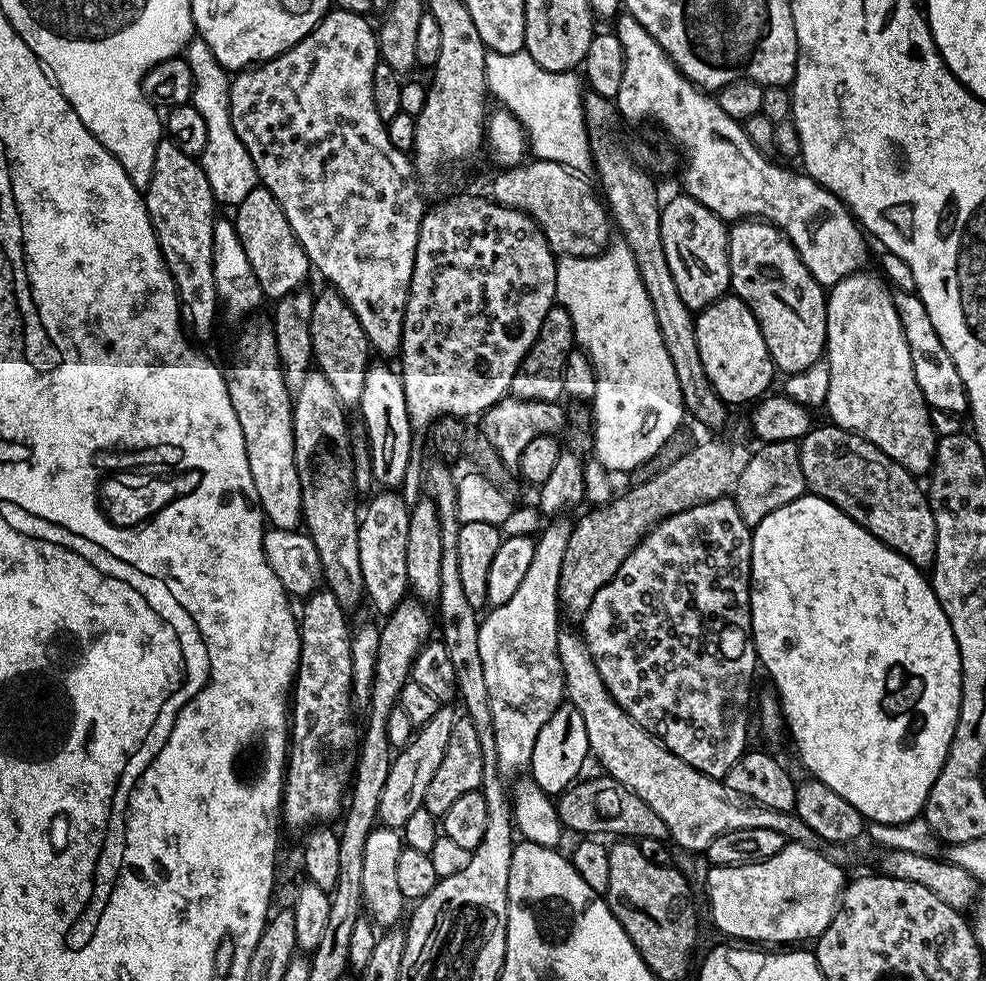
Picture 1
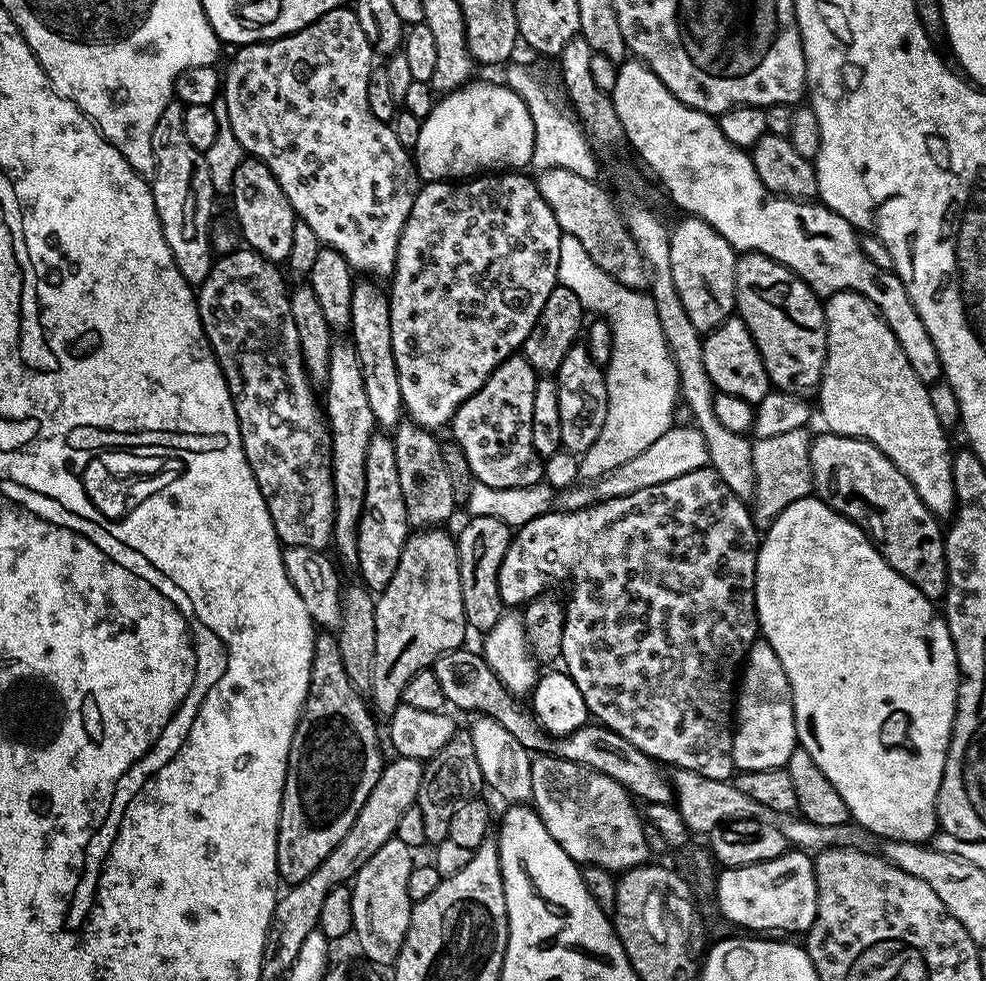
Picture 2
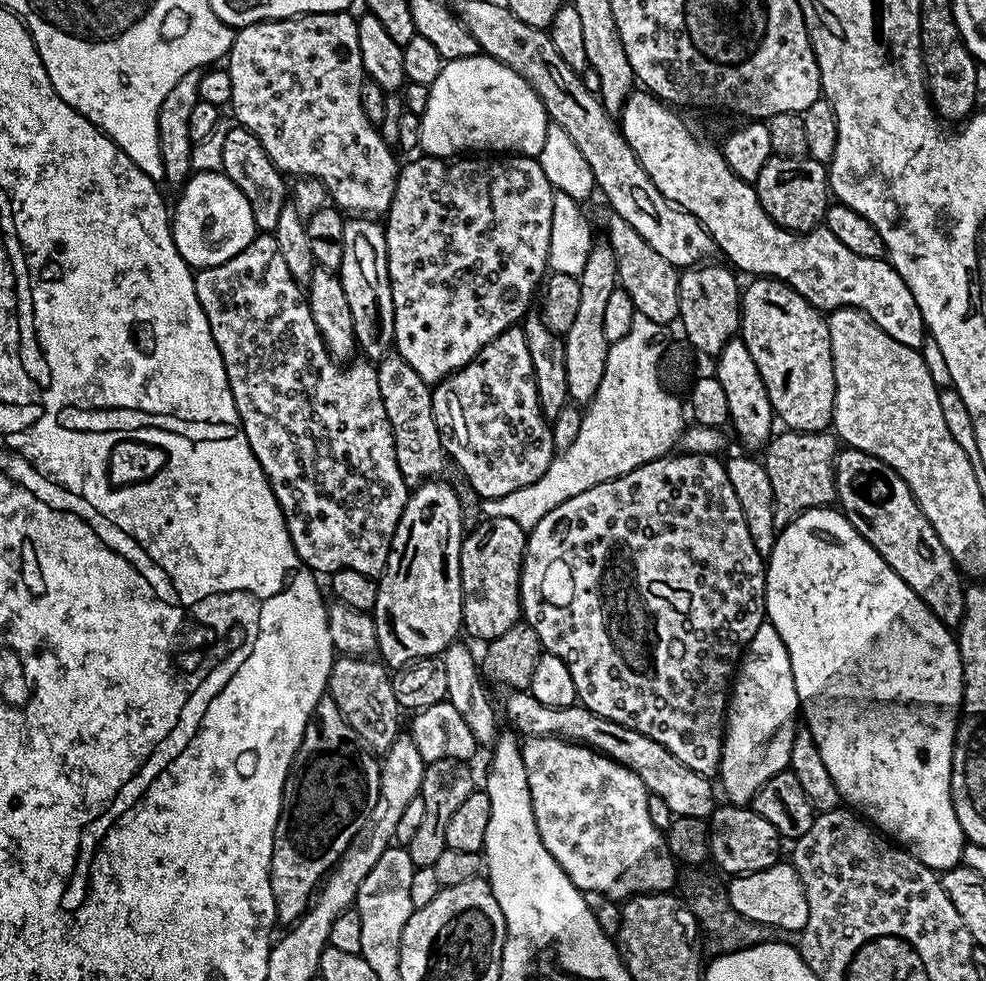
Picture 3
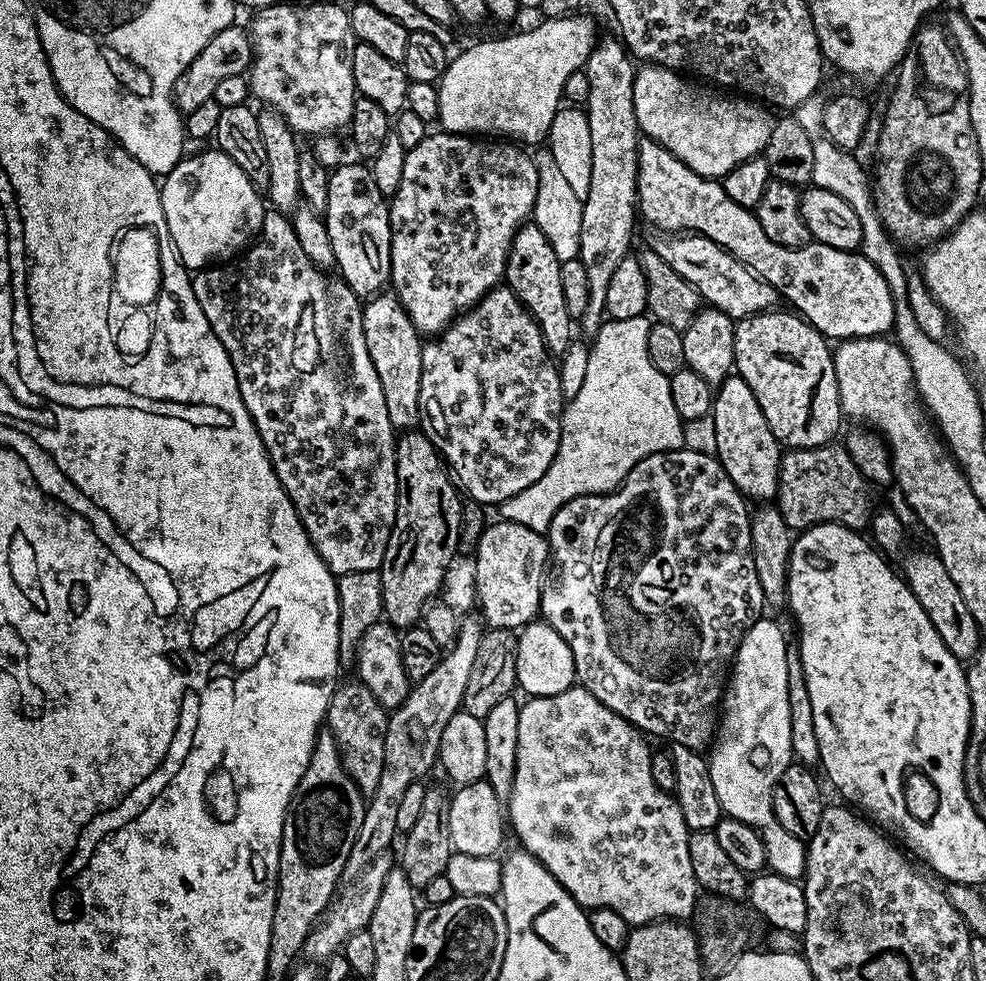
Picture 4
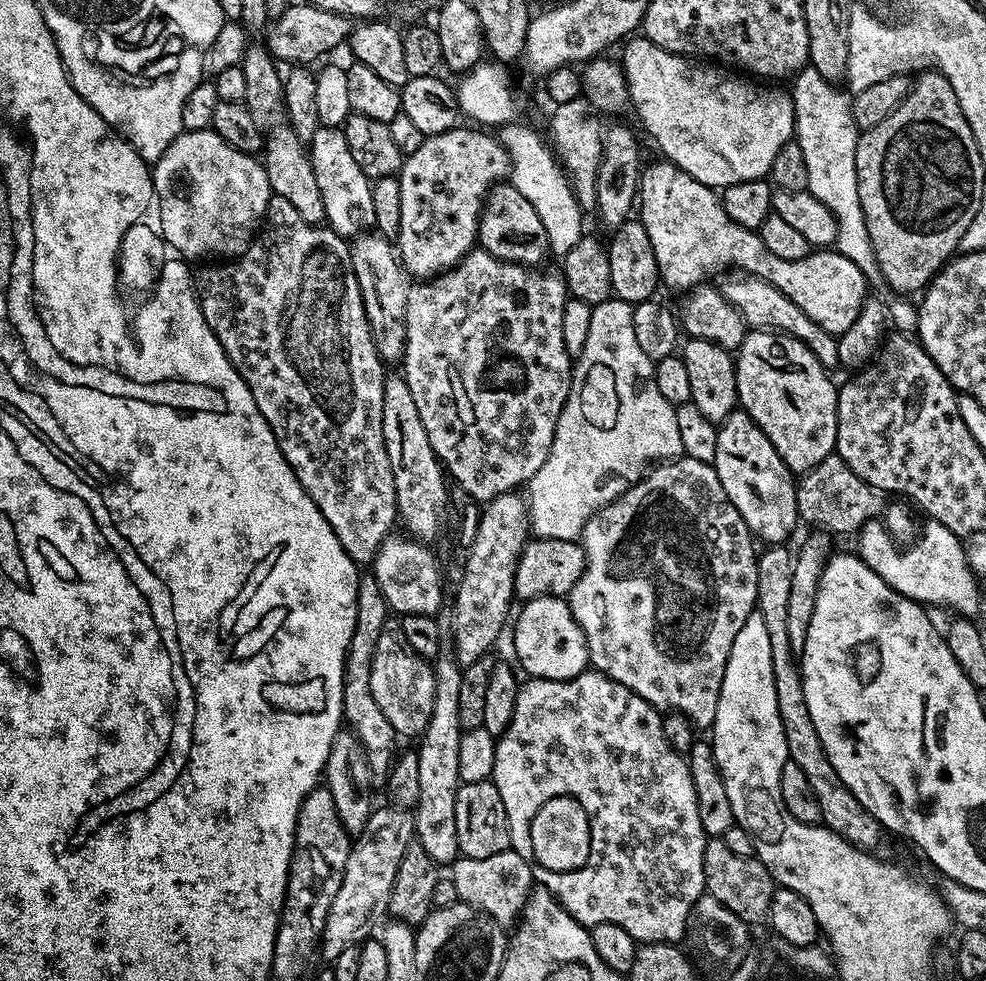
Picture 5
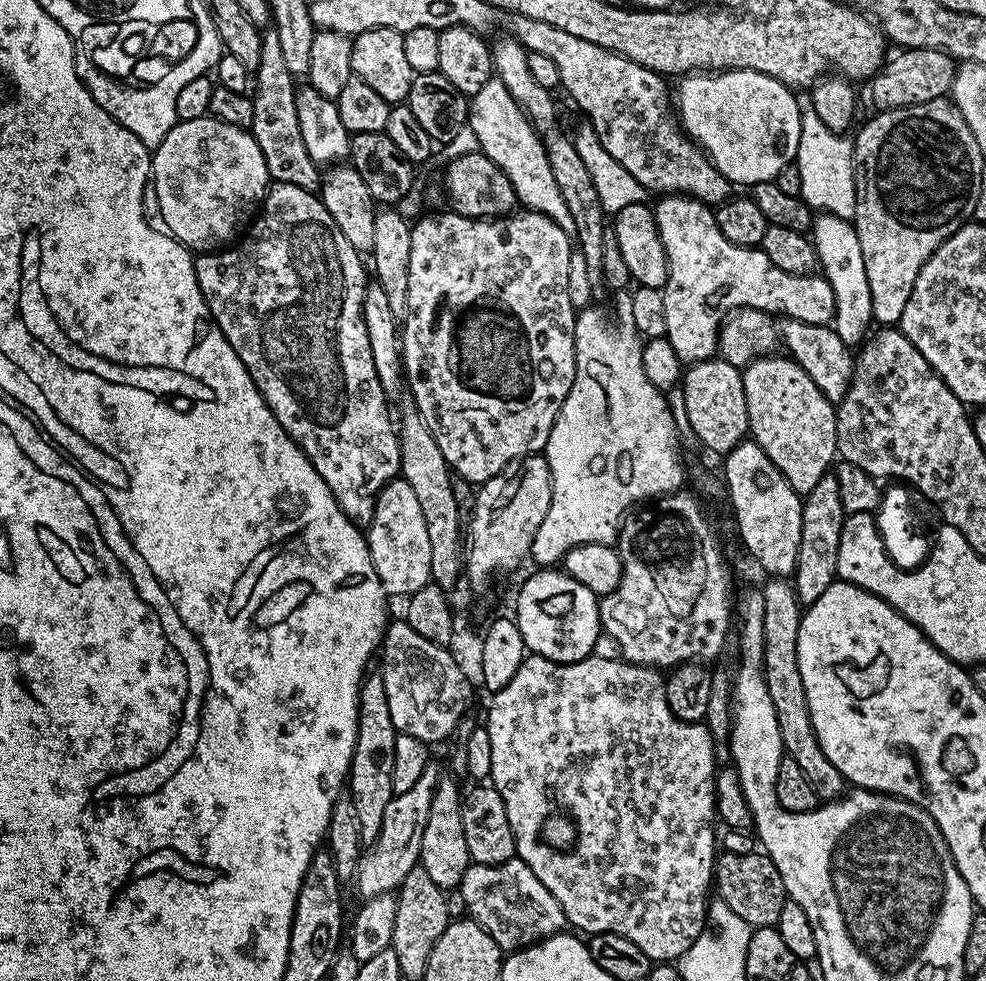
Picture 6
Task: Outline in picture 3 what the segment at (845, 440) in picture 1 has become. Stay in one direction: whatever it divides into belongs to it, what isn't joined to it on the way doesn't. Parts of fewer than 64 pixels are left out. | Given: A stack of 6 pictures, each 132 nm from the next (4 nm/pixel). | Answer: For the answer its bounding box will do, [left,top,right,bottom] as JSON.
[836,447,966,629]

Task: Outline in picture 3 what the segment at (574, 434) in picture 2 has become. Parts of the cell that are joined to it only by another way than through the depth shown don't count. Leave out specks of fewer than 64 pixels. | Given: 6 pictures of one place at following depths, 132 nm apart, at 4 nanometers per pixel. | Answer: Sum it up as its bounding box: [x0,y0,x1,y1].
[563,242,618,406]

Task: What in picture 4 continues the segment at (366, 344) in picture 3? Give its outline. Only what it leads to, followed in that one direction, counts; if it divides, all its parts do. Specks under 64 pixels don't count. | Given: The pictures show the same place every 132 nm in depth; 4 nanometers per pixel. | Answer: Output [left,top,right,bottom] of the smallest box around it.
[322,162,392,298]

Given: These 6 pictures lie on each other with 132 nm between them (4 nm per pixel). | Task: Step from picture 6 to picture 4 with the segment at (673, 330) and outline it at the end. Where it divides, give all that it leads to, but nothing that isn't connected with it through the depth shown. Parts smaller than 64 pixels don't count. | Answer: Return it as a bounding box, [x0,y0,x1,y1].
[636,138,896,342]

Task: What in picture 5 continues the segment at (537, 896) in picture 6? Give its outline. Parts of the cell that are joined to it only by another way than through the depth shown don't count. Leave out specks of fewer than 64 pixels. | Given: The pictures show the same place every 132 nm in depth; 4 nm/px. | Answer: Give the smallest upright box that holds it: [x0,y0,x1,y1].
[450,850,534,926]

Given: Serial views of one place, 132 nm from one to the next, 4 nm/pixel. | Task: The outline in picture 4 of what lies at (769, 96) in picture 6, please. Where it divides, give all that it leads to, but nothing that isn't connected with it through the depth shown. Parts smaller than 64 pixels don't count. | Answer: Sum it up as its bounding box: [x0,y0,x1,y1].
[634,68,774,178]

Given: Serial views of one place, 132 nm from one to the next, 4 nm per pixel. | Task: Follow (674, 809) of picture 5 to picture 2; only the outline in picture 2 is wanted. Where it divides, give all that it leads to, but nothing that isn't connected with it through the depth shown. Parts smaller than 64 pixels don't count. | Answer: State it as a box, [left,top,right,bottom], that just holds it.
[530,754,650,874]

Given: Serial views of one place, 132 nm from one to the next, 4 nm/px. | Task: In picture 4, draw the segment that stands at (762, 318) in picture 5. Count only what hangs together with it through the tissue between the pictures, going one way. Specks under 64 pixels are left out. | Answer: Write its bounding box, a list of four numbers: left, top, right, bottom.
[650,234,782,322]

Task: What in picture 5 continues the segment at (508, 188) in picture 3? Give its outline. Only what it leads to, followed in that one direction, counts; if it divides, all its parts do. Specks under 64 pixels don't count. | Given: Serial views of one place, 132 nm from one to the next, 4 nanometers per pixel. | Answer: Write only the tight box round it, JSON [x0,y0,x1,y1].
[394,126,510,278]

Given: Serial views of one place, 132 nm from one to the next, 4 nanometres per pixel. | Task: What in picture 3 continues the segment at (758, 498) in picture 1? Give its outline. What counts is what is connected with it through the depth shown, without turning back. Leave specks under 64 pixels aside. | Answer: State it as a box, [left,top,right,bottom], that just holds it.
[762,430,837,529]

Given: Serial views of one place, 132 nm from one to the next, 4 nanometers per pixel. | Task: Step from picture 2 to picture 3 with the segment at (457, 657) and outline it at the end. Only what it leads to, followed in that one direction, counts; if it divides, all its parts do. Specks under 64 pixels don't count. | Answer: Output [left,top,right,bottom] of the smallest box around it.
[504,690,718,821]

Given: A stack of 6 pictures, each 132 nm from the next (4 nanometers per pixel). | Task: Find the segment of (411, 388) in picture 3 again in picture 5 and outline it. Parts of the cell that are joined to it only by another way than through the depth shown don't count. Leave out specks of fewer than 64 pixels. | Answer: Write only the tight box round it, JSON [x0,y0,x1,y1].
[352,230,410,365]

